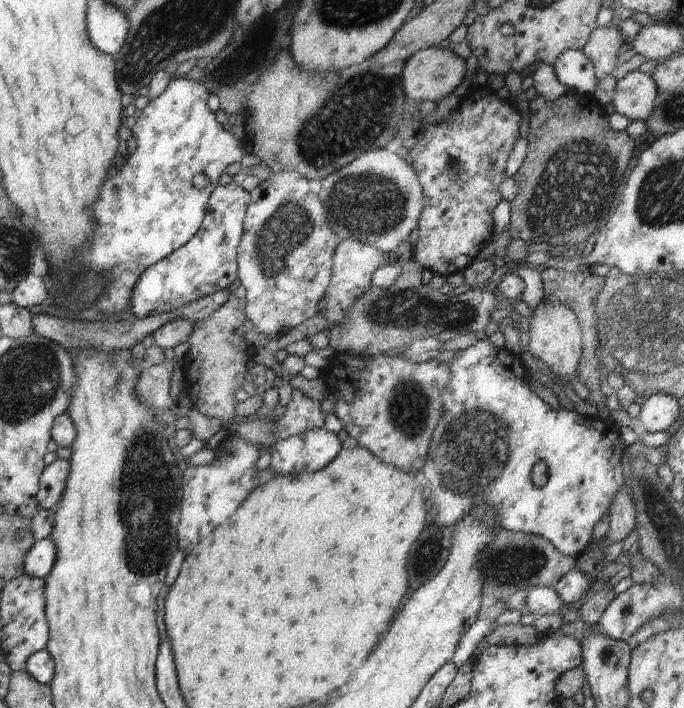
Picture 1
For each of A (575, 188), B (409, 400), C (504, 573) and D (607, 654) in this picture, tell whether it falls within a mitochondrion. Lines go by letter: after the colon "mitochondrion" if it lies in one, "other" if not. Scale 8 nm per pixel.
A: mitochondrion
B: mitochondrion
C: mitochondrion
D: other

